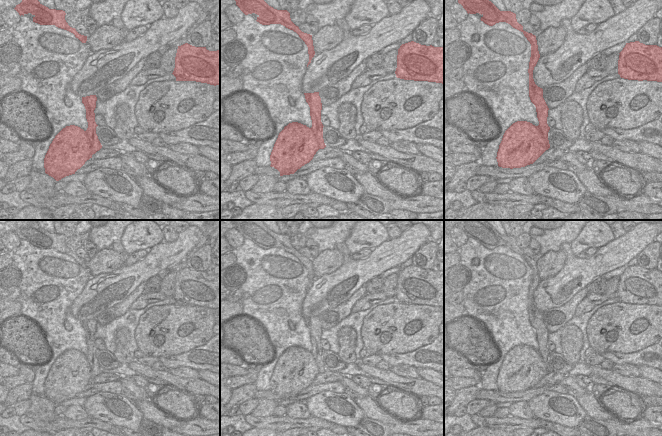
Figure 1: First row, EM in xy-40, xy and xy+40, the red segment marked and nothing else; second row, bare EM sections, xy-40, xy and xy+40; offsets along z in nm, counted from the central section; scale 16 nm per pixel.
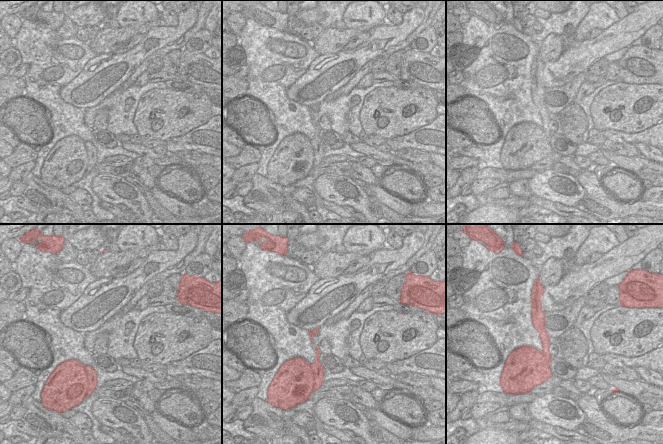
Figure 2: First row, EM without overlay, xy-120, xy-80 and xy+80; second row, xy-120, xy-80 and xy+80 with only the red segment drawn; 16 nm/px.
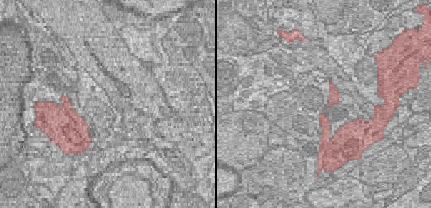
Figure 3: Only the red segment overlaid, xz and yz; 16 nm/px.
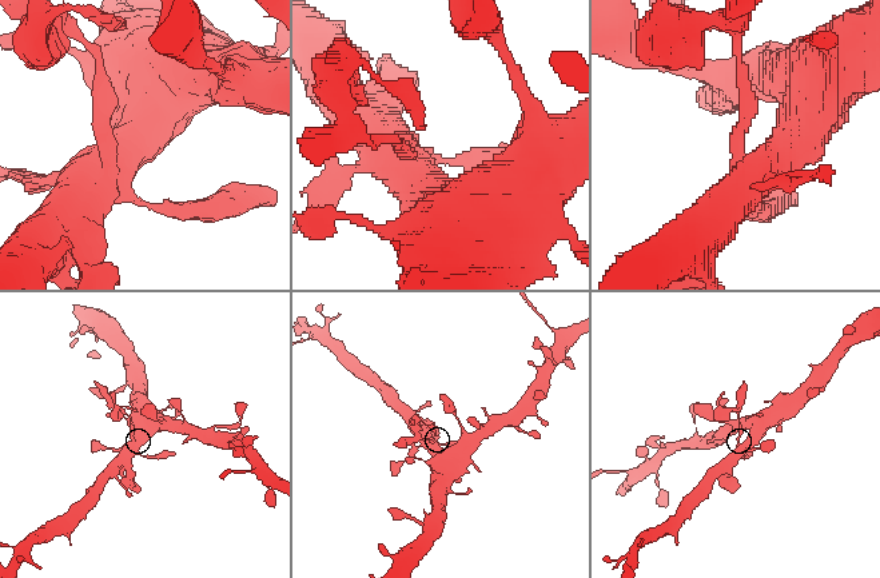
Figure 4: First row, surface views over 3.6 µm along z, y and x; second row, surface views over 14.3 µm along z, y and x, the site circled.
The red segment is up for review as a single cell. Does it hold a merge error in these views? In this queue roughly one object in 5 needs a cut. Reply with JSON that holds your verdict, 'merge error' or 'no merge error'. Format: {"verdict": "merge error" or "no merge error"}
{"verdict": "merge error"}

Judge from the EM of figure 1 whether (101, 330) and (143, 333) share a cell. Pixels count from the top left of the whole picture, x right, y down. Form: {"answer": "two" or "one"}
{"answer": "two"}

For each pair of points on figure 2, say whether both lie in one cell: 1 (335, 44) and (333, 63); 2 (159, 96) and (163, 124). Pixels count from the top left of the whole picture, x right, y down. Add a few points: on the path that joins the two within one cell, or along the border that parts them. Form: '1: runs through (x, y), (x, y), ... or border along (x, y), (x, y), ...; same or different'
1: border along (342, 49), (335, 53), (319, 55); different
2: runs through (159, 103), (159, 111), (163, 117); same

